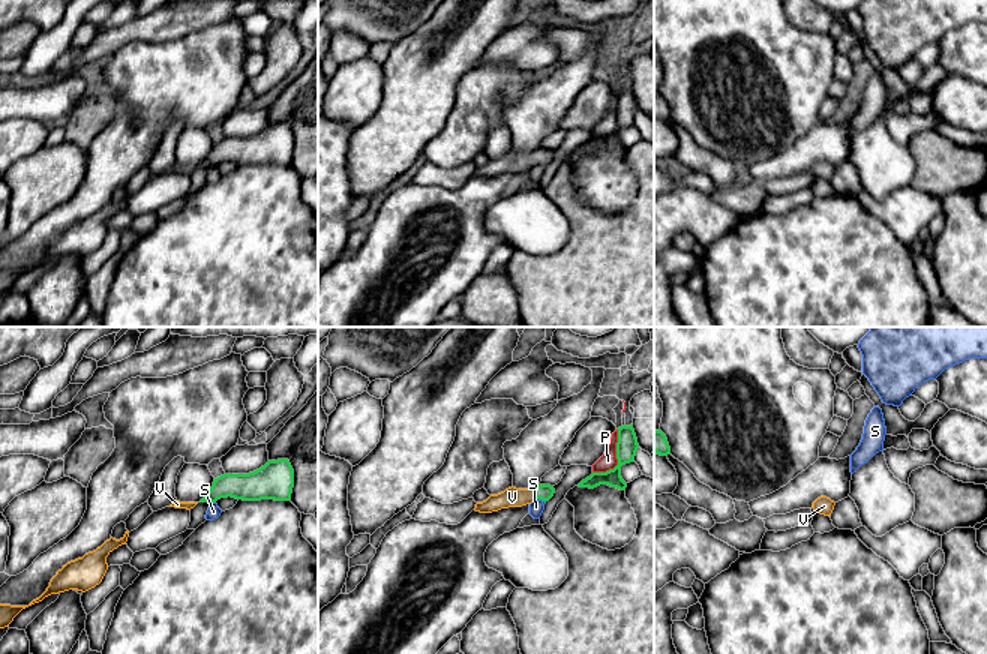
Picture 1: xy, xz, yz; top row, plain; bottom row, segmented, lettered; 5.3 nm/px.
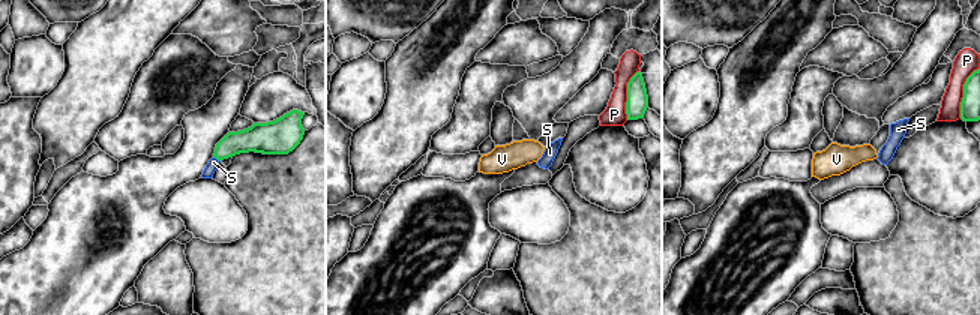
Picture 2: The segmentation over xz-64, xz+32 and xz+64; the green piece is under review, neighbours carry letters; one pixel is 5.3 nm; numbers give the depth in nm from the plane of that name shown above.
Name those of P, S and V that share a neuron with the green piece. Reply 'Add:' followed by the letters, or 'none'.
Add: V

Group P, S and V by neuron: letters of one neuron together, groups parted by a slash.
P / S / V

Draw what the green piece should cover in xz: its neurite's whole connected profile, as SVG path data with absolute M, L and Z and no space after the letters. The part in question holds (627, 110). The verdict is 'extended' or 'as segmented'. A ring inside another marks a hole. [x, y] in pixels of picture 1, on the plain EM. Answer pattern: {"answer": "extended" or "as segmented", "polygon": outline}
{"answer": "as segmented", "polygon": "M624 88L618 92L618 106L616 106L618 129L614 134L609 134L606 136L592 136L590 141L582 144L578 150L594 153L600 148L608 148L610 152L626 154L627 147L621 141L621 130L634 126L638 112L639 108L638 108L633 88L630 90Z"}

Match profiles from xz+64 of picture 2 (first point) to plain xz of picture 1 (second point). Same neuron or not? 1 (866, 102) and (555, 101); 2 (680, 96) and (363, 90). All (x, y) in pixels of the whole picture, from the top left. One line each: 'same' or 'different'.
1: same
2: same

